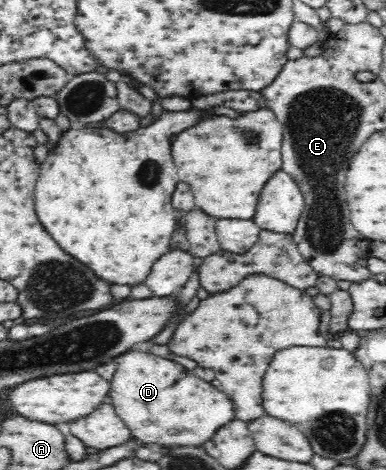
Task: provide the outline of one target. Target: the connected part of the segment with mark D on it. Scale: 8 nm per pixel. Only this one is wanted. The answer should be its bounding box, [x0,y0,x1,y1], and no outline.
[108,350,236,448]

